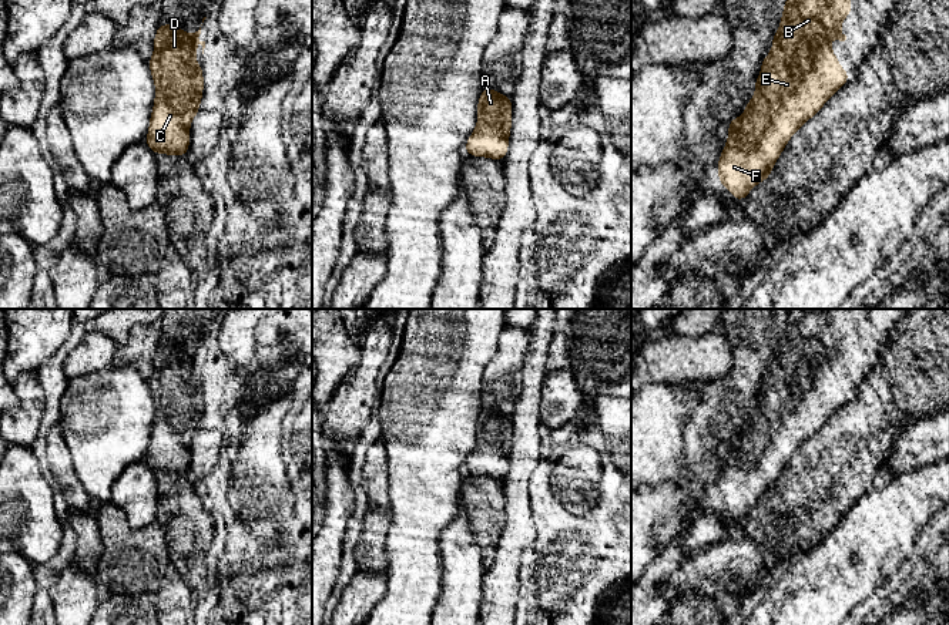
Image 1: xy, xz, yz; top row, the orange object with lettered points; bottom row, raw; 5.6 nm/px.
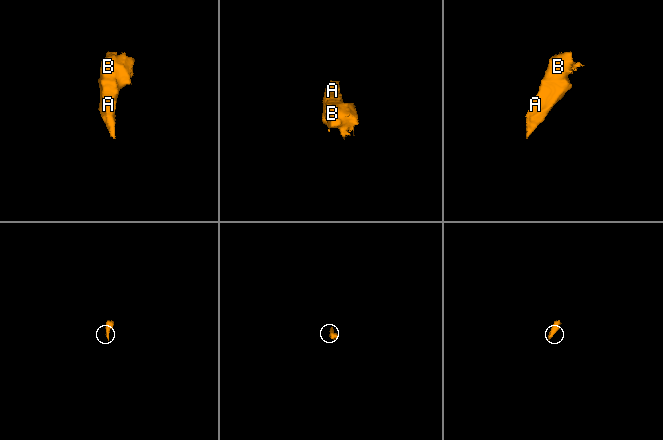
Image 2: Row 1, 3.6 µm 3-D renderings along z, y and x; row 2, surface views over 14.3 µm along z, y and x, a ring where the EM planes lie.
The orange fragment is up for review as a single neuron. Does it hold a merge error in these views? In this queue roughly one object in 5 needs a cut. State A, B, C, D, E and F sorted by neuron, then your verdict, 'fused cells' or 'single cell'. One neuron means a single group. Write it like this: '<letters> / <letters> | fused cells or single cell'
A B C D E F | single cell

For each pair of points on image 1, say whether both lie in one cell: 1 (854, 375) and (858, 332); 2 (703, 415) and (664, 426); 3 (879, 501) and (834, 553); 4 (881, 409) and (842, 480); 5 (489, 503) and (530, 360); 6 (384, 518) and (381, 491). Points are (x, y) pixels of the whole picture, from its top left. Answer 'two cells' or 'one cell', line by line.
1: one cell
2: two cells
3: one cell
4: one cell
5: two cells
6: two cells

